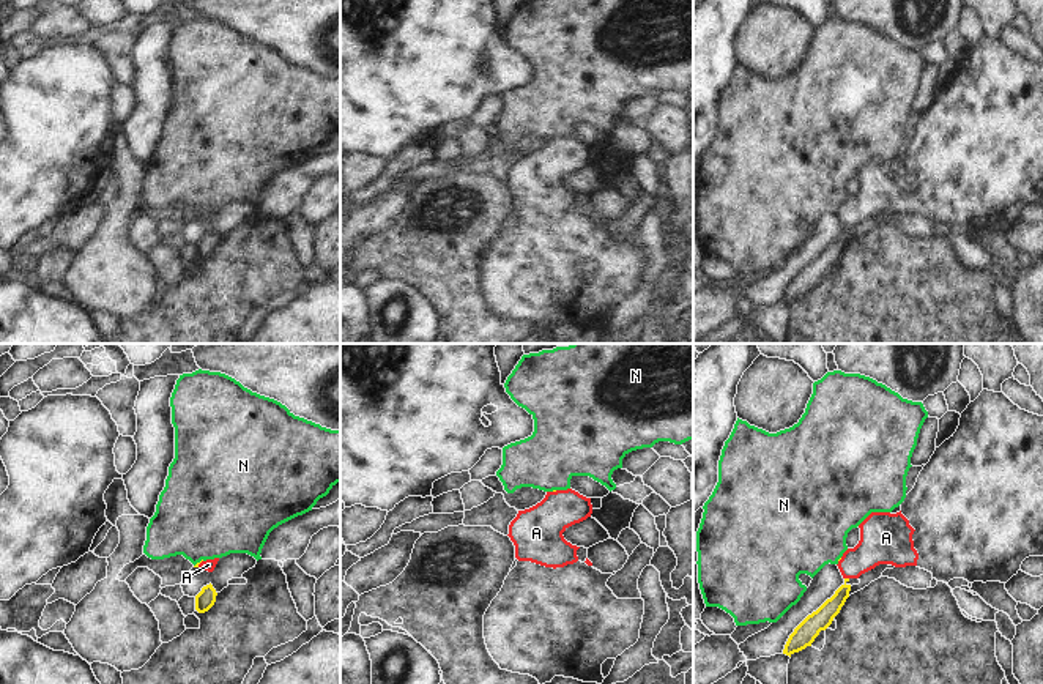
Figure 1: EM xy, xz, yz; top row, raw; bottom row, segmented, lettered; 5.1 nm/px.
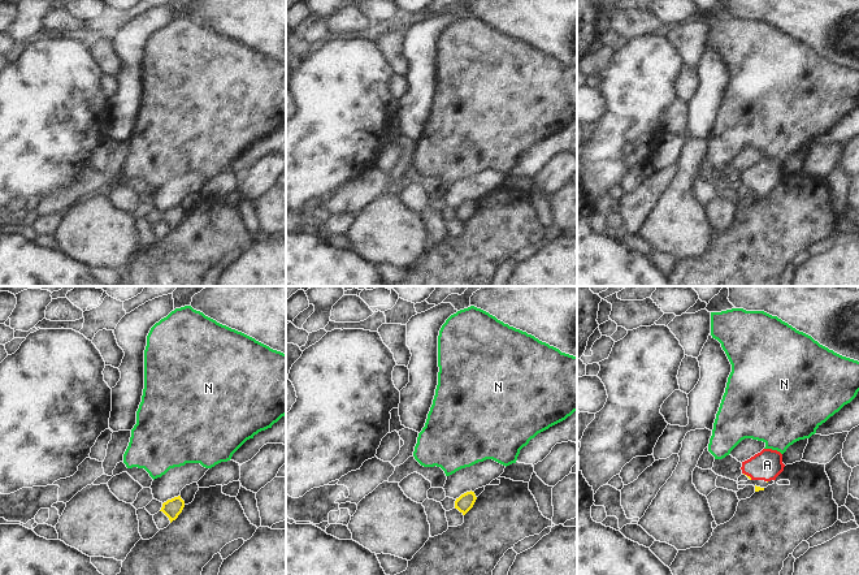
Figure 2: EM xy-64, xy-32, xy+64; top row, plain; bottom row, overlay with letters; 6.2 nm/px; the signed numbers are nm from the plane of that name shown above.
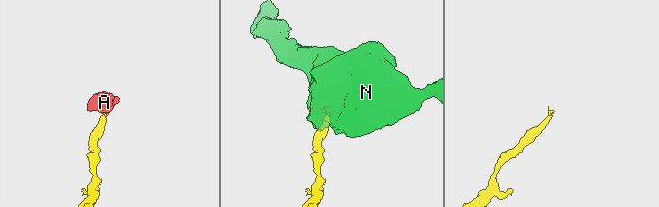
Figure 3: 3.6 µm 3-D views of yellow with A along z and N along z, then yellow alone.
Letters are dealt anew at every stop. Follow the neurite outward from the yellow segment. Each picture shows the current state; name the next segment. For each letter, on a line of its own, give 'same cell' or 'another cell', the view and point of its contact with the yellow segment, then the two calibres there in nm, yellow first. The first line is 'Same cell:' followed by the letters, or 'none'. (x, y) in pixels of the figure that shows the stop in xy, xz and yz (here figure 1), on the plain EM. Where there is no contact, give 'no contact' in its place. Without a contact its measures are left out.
Same cell: A
A: same cell; contact yz (846, 226); calibres 110 and 220 nm
N: another cell; contact xy (200, 208); calibres 20 and 480 nm

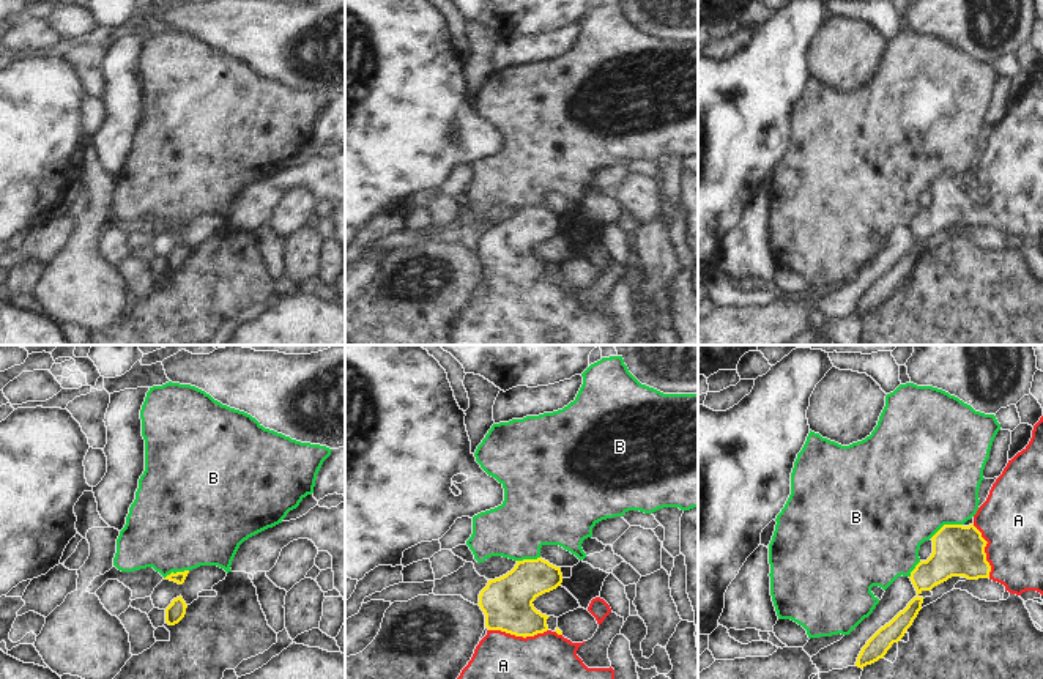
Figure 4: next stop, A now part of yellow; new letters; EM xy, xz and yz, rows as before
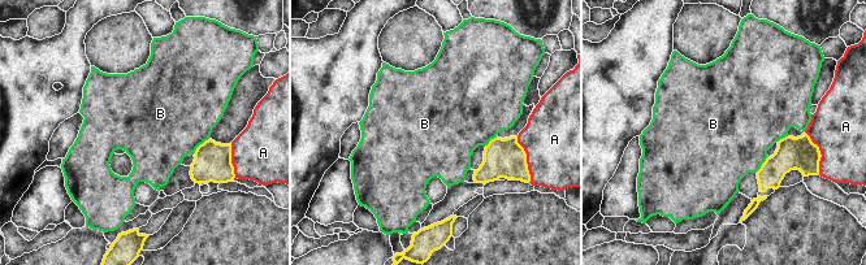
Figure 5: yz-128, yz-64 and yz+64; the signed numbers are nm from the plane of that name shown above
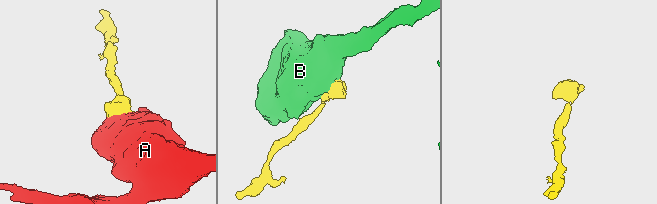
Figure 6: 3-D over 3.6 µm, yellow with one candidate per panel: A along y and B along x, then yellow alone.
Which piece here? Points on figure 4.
Same cell: A
A: same cell; contact xz (519, 282); calibres 260 and 480 nm
B: another cell; contact yz (946, 172); calibres 260 and 500 nm

